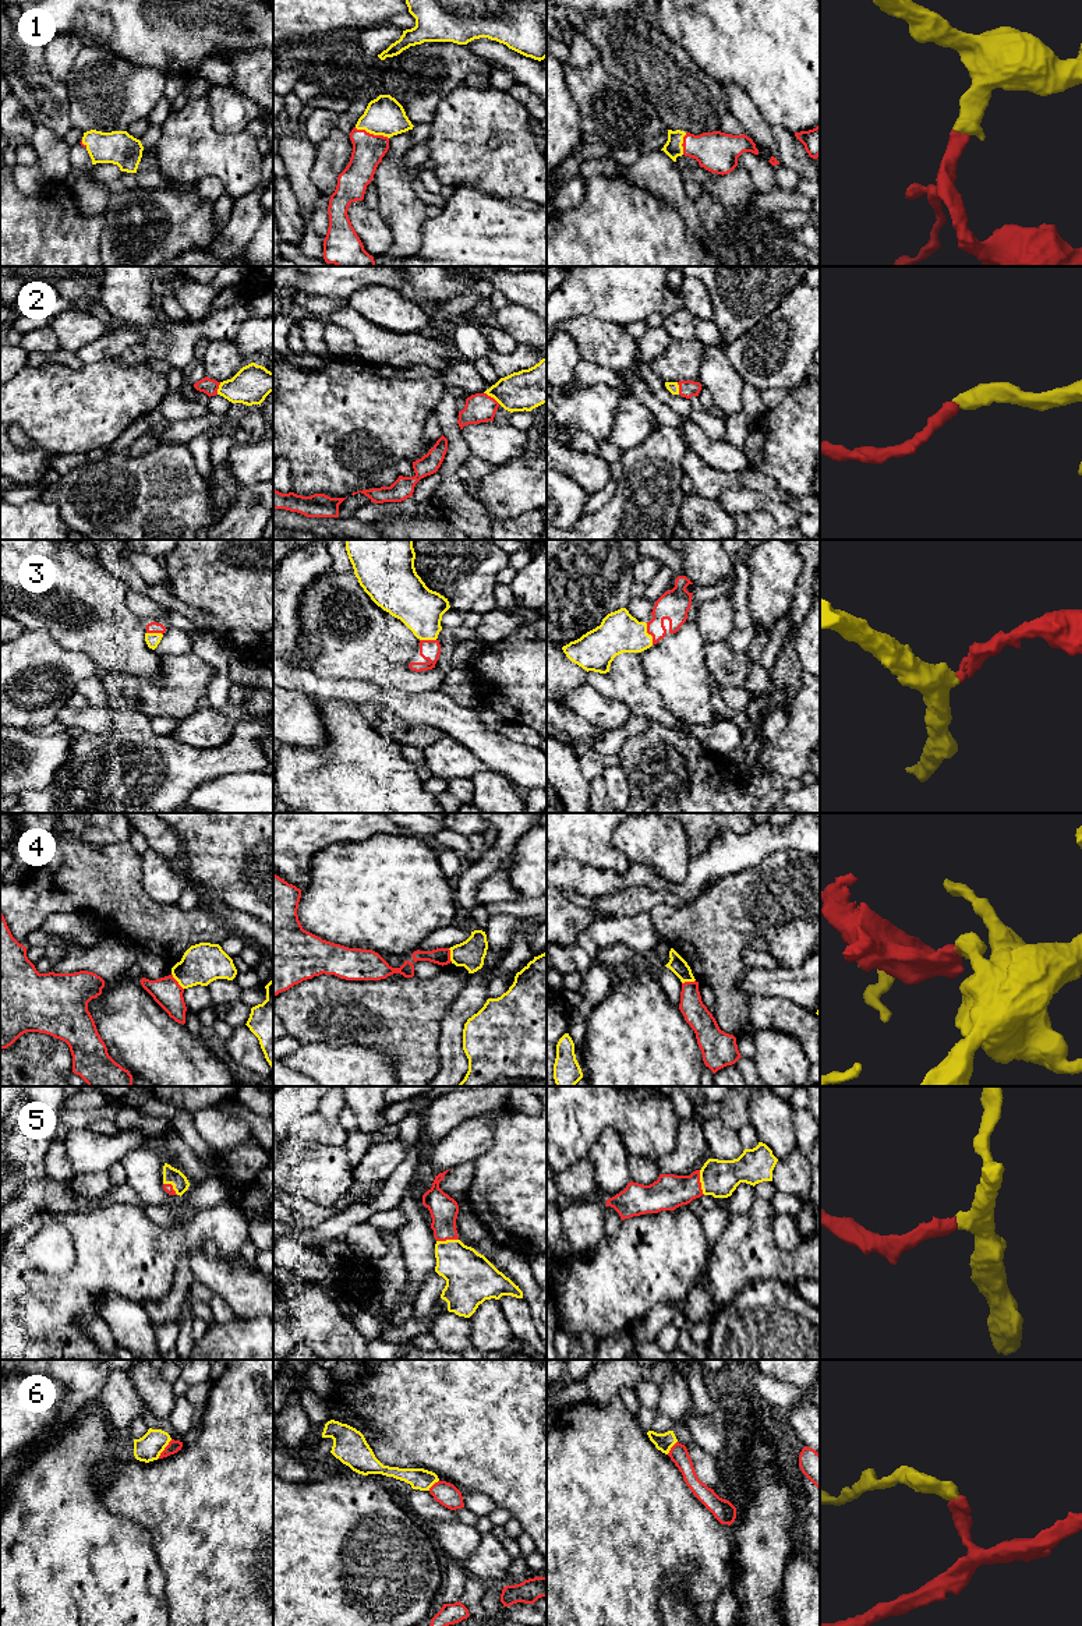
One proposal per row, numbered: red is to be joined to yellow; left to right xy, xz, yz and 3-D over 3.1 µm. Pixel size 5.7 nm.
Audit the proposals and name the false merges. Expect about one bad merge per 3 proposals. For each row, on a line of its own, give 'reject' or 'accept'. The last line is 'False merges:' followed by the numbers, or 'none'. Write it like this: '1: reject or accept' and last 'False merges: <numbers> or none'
1: accept
2: accept
3: accept
4: reject
5: accept
6: reject
False merges: 4, 6

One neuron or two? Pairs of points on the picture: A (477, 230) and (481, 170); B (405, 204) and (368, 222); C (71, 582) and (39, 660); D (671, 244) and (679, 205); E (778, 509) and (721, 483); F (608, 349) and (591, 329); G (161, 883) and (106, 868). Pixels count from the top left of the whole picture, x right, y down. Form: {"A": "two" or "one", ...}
{"A": "two", "B": "two", "C": "two", "D": "two", "E": "two", "F": "one", "G": "two"}

